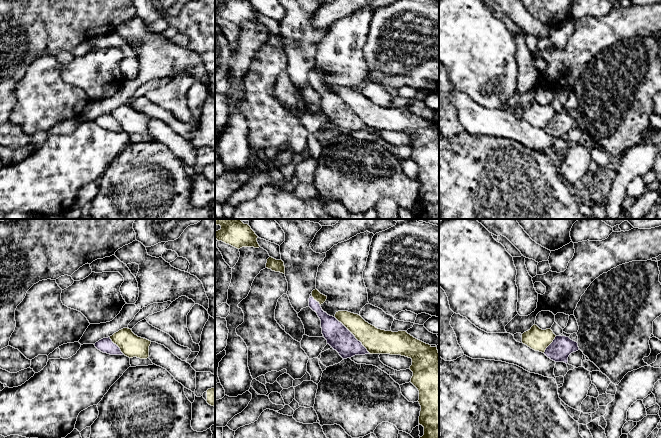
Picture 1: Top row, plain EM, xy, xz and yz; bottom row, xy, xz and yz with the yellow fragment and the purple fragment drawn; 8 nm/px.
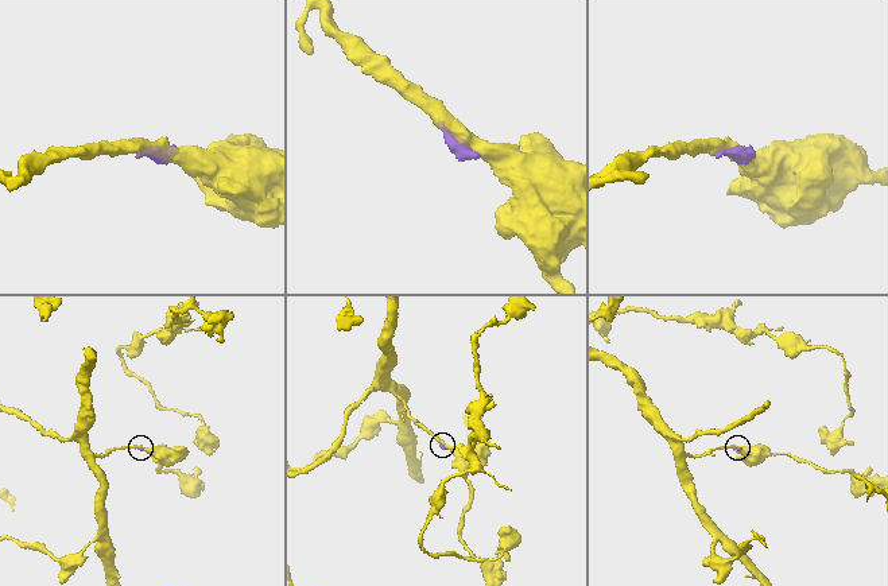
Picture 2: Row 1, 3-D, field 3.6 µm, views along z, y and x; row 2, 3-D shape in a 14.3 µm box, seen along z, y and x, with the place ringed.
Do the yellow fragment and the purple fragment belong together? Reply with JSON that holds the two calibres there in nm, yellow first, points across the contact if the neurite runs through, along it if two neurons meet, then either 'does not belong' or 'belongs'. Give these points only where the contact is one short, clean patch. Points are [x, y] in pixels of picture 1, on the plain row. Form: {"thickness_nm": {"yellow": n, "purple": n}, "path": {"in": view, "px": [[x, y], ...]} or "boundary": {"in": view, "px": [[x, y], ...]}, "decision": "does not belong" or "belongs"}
{"thickness_nm": {"yellow": 200, "purple": 190}, "decision": "does not belong"}

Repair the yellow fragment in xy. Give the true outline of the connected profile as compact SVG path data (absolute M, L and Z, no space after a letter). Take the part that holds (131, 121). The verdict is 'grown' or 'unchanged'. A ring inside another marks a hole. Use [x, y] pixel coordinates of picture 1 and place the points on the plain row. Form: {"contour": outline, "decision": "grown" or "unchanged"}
{"contour": "M123 104L110 112L110 115L116 120L121 128L129 133L147 135L149 133L149 122L151 117L138 113L131 105Z", "decision": "unchanged"}

